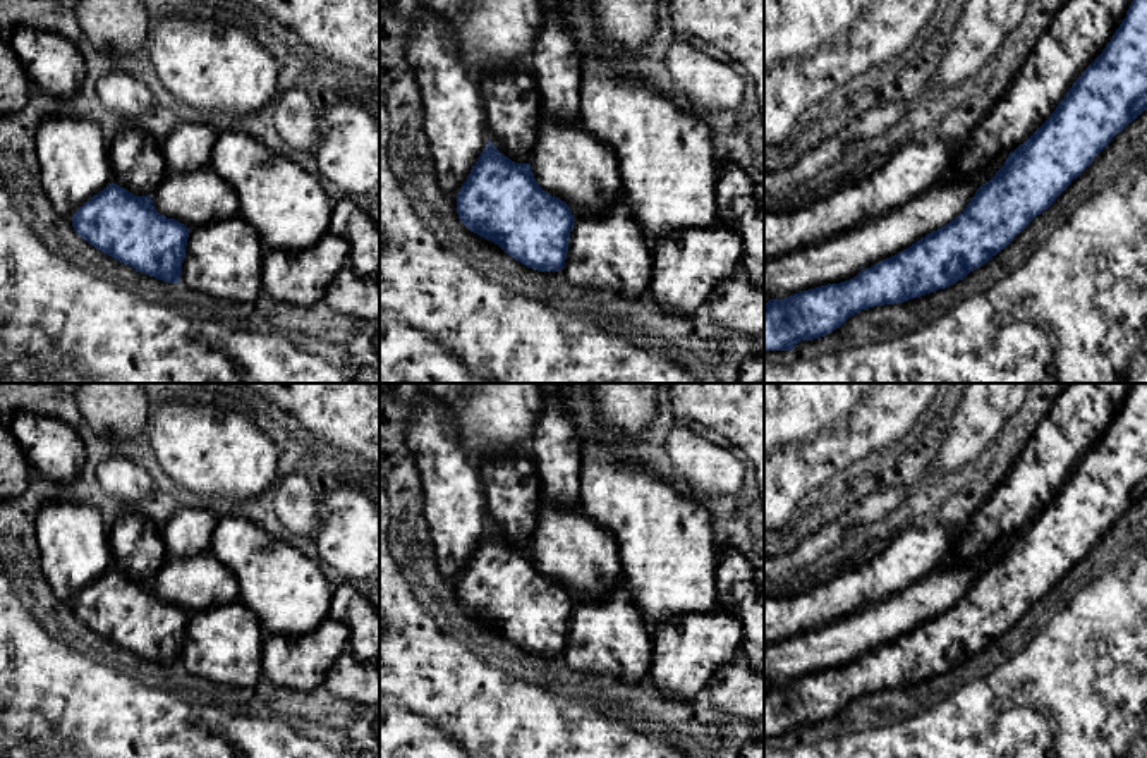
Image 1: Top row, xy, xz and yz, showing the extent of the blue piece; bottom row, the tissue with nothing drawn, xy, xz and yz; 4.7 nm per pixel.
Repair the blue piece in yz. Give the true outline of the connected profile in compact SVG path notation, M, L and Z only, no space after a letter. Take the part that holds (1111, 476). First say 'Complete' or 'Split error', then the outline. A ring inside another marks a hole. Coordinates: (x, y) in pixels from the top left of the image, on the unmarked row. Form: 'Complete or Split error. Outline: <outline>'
Complete. Outline: M1135 383L1111 426L1073 468L1051 502L1008 540L1004 550L977 574L955 605L850 665L764 688L764 736L793 736L798 727L831 718L862 694L905 688L963 665L1047 595L1144 495L1147 495L1147 383Z

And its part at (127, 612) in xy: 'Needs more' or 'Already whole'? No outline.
Already whole

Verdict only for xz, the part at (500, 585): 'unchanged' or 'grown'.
unchanged

